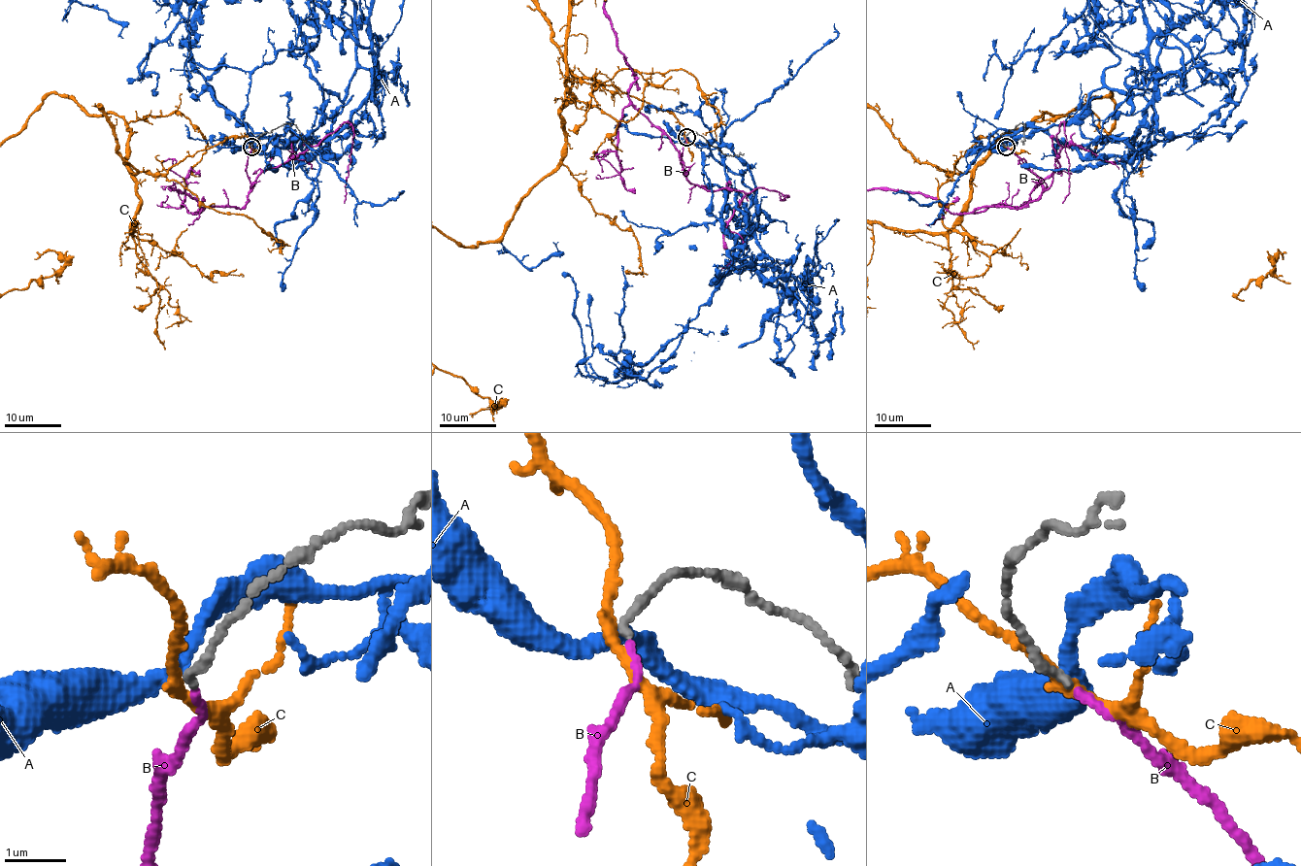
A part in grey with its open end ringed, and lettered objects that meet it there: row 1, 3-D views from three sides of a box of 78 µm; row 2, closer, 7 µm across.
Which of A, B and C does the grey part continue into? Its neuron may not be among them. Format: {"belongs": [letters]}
{"belongs": ["B"]}

